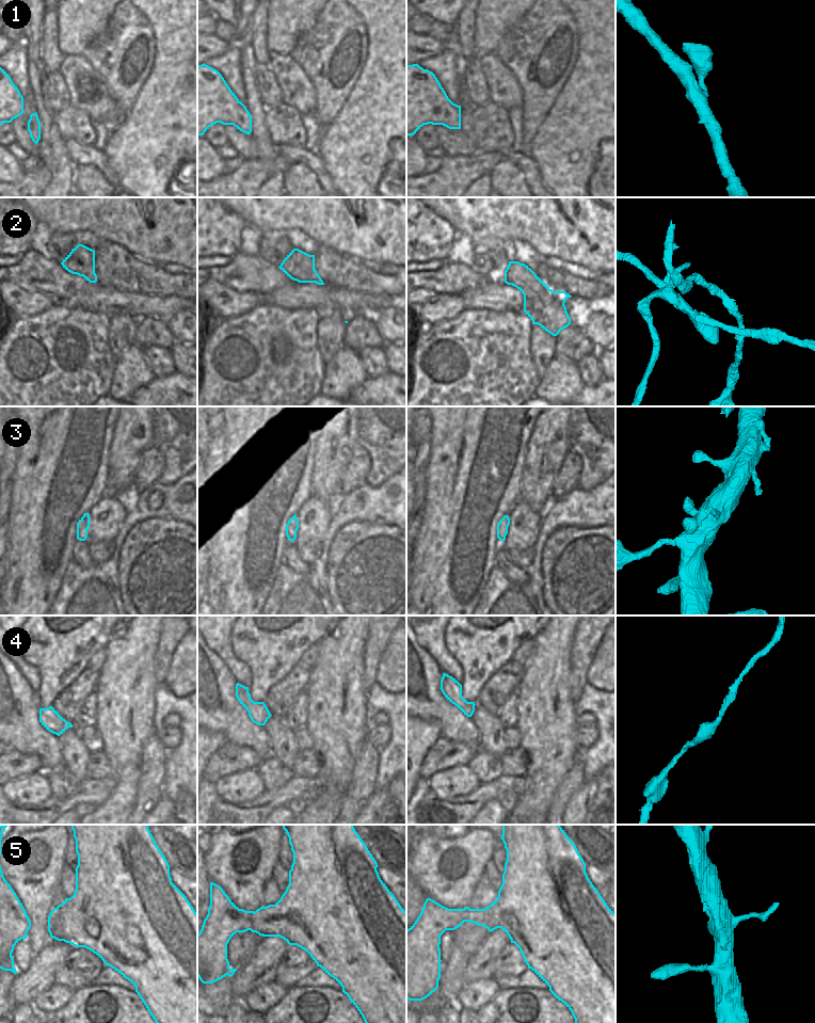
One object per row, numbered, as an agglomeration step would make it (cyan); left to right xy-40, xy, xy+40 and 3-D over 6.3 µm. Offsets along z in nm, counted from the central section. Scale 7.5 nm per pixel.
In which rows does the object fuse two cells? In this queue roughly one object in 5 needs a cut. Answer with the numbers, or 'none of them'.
5.

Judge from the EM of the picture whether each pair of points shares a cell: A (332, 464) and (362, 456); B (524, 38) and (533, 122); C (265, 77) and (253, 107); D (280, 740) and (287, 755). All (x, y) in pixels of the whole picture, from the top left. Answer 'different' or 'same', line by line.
A: different
B: same
C: different
D: same

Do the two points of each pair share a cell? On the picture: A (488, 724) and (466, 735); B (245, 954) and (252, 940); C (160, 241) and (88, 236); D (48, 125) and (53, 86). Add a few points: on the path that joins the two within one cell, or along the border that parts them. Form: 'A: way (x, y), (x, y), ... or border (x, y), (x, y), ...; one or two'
A: border (469, 717), (478, 731), (479, 746); two
B: way (246, 950), (249, 943); one
C: border (76, 230), (89, 229), (108, 241); two
D: border (46, 80), (46, 97), (50, 108), (56, 113); two

